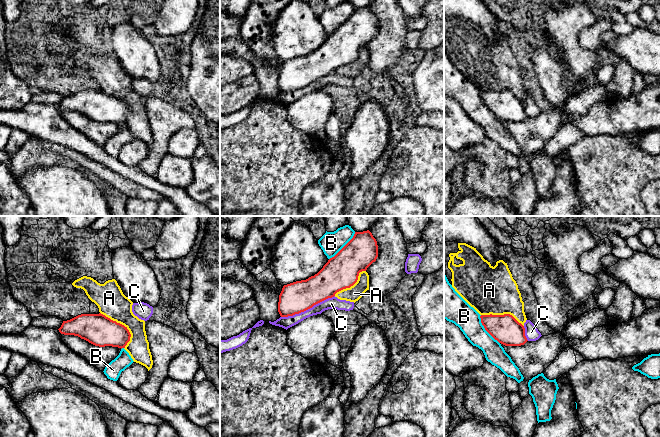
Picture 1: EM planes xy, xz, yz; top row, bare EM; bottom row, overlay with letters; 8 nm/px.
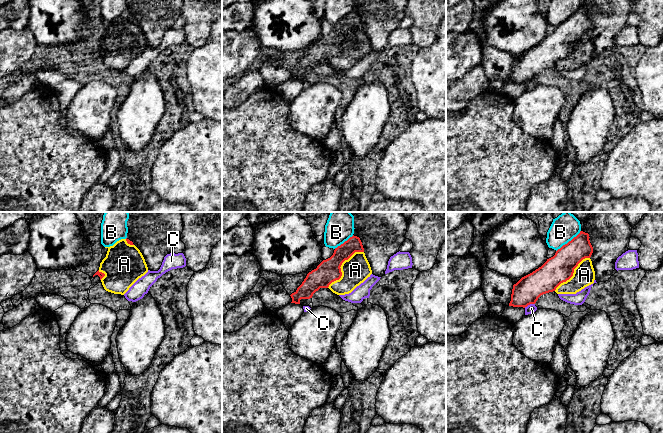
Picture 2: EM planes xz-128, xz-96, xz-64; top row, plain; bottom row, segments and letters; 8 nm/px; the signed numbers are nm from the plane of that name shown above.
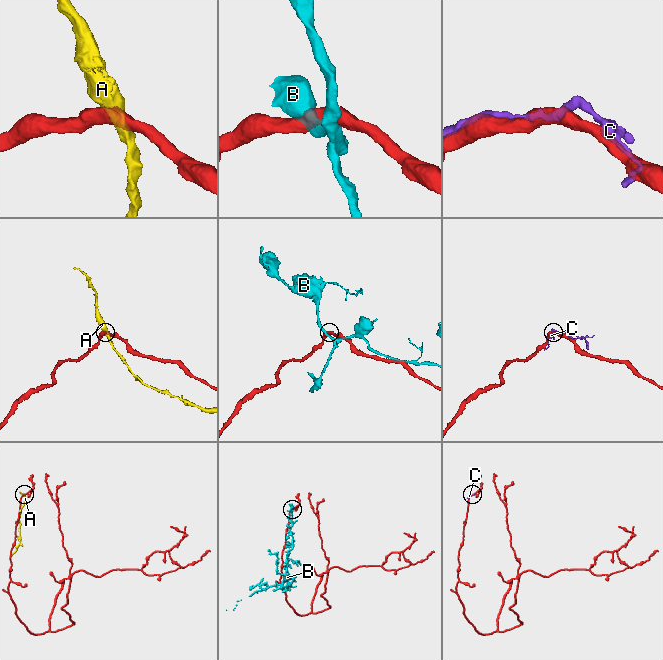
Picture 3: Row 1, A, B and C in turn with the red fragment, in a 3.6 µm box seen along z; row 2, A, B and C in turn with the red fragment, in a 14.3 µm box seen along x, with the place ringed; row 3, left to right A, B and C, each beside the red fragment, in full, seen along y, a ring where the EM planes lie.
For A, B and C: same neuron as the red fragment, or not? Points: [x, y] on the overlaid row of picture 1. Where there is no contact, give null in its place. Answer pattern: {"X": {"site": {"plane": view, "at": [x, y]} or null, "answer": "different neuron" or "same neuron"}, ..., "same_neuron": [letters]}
{"A": {"site": {"plane": "xy", "at": [123, 325]}, "answer": "different neuron"}, "B": {"site": {"plane": "xz", "at": [344, 246]}, "answer": "different neuron"}, "C": {"site": {"plane": "xz", "at": [307, 309]}, "answer": "different neuron"}, "same_neuron": []}

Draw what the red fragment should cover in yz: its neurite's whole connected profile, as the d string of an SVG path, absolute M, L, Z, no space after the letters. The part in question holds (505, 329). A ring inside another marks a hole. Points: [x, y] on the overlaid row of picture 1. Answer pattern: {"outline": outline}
{"outline": "M481 315L485 330L499 343L505 346L521 346L528 340L525 328L512 315Z"}

